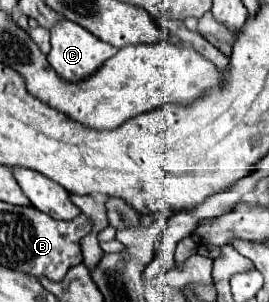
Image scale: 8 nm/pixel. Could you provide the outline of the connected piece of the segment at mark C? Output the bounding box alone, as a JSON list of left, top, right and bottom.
[48,19,118,83]

